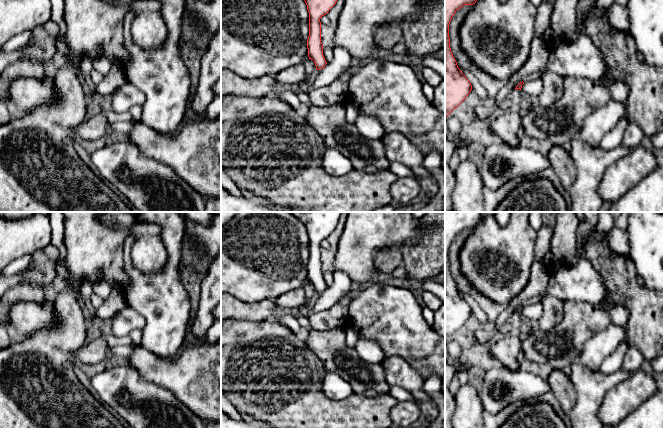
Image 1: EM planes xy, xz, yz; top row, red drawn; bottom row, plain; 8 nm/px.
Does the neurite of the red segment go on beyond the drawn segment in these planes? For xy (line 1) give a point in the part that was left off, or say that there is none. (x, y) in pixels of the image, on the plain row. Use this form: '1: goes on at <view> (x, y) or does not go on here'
1: does not go on here

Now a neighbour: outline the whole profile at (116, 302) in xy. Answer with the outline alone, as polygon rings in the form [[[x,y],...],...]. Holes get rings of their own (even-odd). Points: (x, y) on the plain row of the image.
[[[114,288],[110,296],[104,300],[102,305],[95,309],[95,316],[108,322],[117,313],[127,307],[127,302],[123,291]]]

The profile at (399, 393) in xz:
[[[390,386],[389,394],[396,398],[398,401],[407,401],[407,400],[413,400],[415,401],[415,398],[404,388],[399,386]]]

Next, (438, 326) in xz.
[[[443,304],[435,312],[432,329],[441,336],[445,337],[445,304]]]

